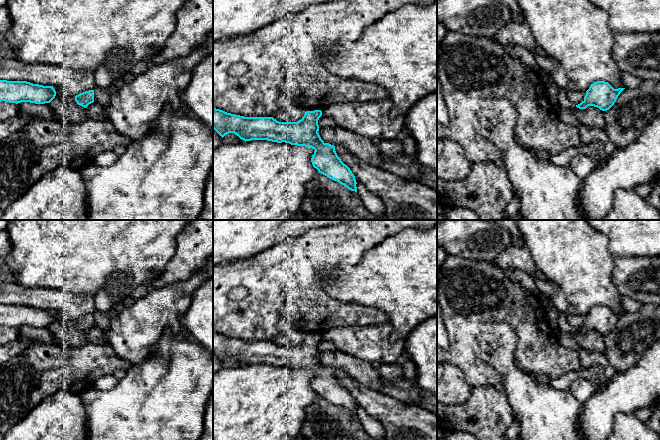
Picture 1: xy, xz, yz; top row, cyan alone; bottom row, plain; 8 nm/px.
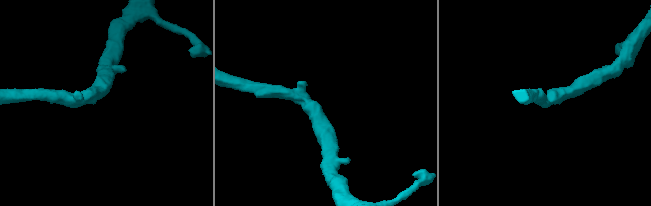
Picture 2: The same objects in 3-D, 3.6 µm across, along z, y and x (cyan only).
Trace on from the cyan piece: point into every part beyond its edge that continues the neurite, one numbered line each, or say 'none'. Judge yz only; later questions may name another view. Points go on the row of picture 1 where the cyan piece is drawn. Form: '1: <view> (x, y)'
none

